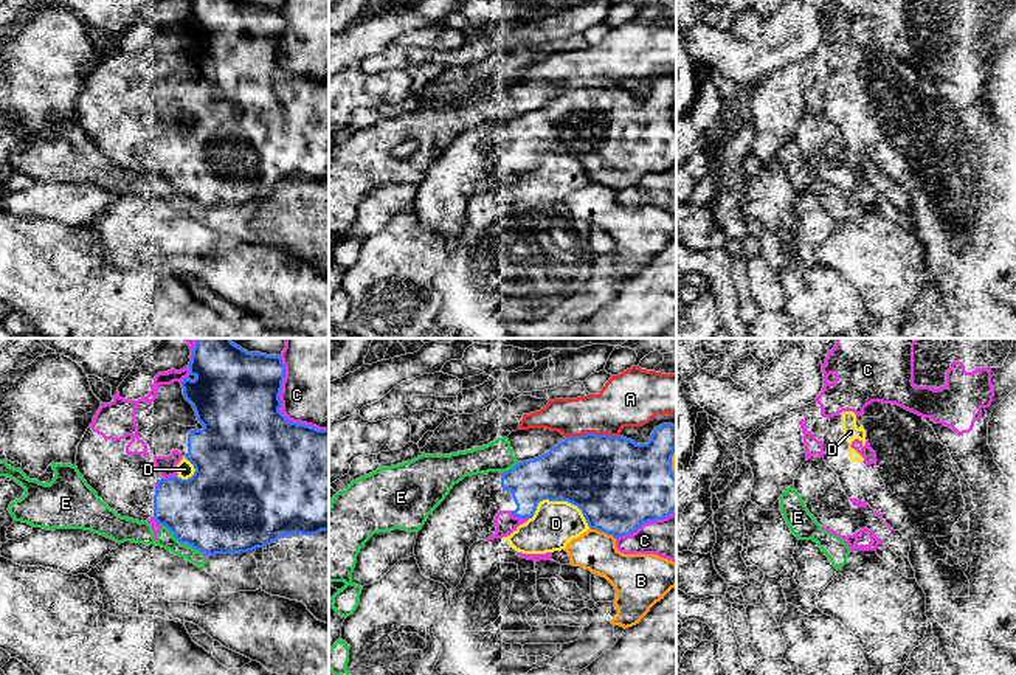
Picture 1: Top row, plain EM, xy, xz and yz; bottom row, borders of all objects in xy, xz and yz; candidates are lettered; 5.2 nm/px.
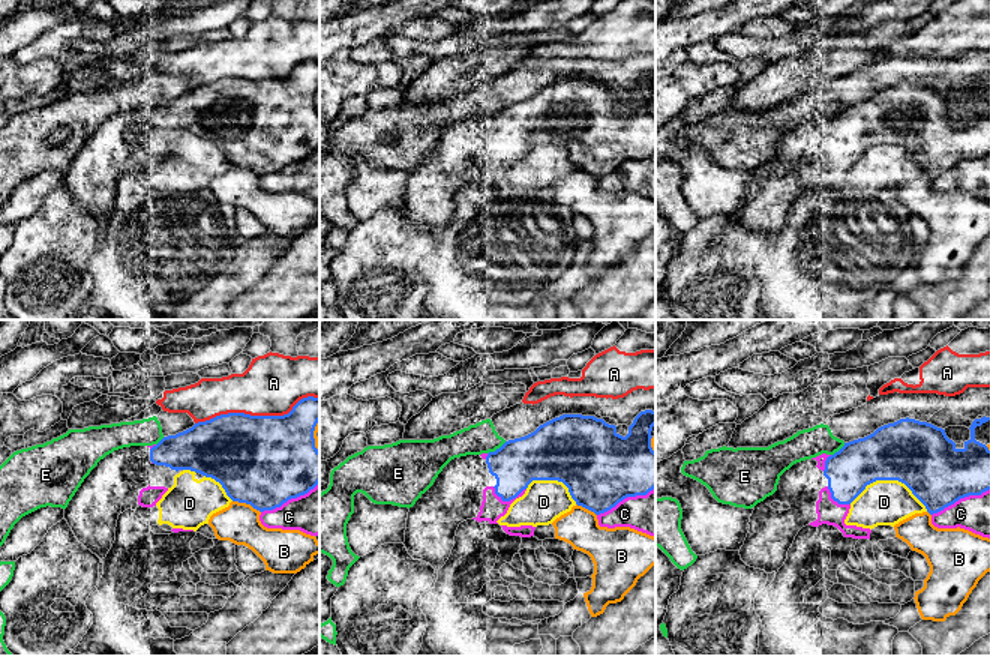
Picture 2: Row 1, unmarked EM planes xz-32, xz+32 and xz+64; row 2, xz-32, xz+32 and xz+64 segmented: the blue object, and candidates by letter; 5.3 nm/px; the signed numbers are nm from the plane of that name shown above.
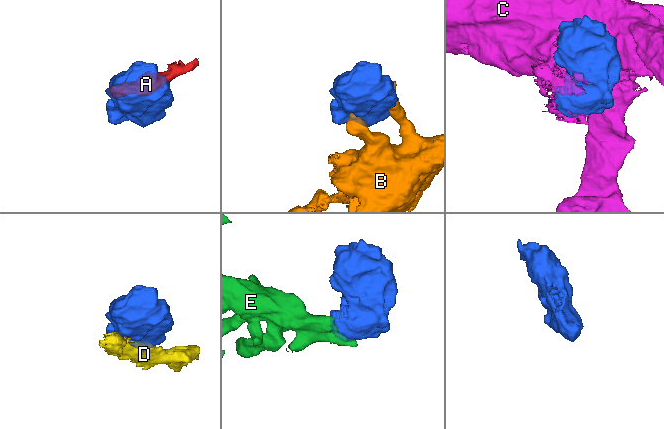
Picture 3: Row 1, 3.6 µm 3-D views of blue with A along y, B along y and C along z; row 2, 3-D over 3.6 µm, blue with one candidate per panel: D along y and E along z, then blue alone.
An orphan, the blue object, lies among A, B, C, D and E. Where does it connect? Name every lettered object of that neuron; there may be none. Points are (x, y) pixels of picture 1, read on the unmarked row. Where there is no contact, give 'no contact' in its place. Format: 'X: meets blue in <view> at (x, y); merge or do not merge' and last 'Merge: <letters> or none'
A: meets blue in xz at (593, 86); do not merge
B: meets blue in xz at (602, 183); do not merge
C: meets blue in xy at (281, 58); do not merge
D: meets blue in xz at (560, 152); do not merge
E: meets blue in xy at (182, 194); do not merge
Merge: none

